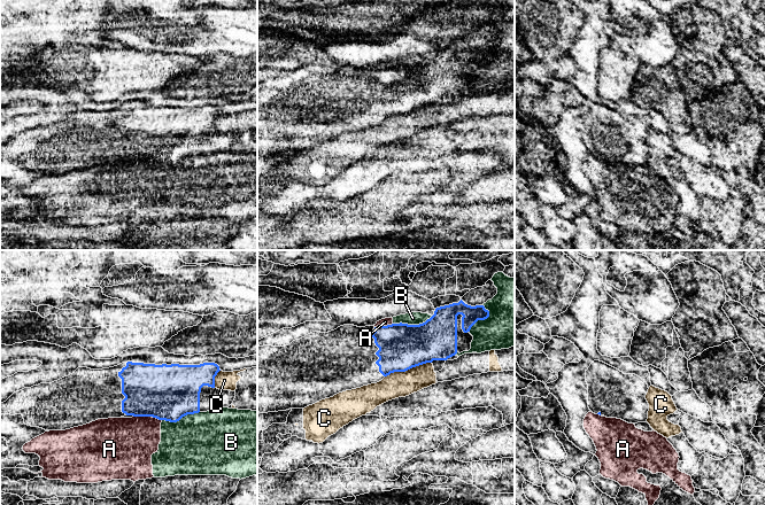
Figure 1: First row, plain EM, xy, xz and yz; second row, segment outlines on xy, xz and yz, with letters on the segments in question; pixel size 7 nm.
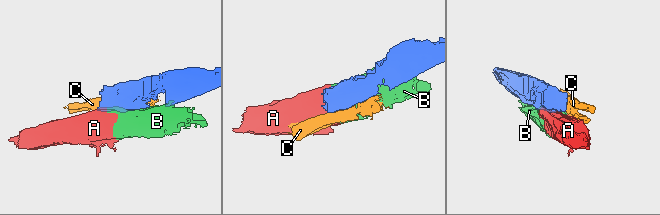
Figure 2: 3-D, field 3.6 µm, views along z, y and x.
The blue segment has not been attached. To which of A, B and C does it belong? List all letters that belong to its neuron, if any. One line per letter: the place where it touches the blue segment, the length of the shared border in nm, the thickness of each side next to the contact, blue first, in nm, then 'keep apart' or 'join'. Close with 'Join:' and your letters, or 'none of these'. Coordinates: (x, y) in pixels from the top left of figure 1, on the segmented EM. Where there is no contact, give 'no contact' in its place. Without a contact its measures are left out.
A: xy (147, 416) | 200 nm | 380/380 nm | keep apart
B: xz (412, 325) | 280 nm | 320/100 nm | keep apart
C: xz (408, 368) | 340 nm | 320/180 nm | keep apart
Join: none of these

